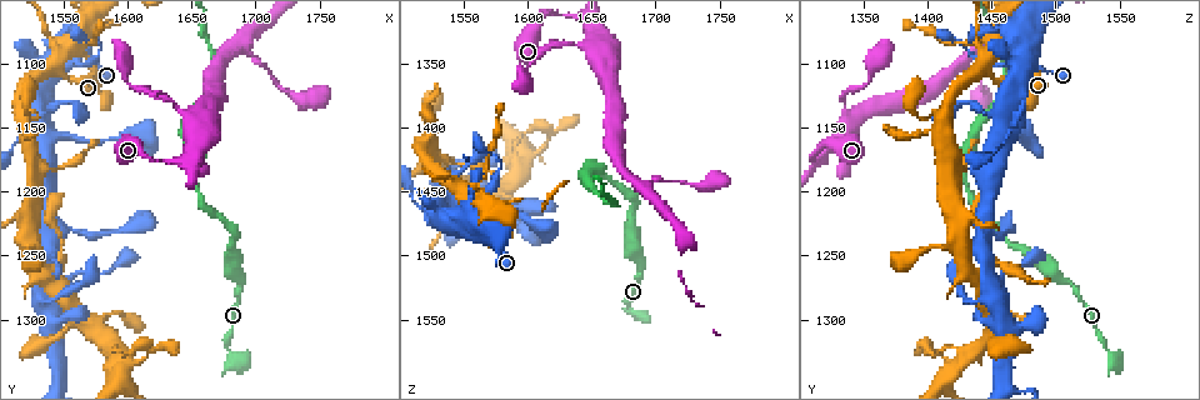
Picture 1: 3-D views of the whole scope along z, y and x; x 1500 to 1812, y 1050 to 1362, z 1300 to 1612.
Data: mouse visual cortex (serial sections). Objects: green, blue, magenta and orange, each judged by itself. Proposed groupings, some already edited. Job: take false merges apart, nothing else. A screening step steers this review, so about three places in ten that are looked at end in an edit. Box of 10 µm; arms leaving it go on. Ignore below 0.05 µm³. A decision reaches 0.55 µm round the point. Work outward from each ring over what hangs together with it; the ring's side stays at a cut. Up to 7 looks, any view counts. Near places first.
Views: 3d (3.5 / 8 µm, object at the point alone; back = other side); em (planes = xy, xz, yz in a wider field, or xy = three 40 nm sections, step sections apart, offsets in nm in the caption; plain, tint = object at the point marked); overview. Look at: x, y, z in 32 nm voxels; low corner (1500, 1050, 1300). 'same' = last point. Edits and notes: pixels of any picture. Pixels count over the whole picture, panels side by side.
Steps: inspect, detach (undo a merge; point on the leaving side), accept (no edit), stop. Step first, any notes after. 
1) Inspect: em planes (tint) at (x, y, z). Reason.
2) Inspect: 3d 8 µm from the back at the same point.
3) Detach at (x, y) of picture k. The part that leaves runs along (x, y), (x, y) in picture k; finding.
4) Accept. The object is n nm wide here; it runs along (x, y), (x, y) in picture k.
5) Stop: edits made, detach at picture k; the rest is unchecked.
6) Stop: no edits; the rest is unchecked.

Inspect: 3d 3.5 µm at (1678, 1326, 1540). Thin neck.

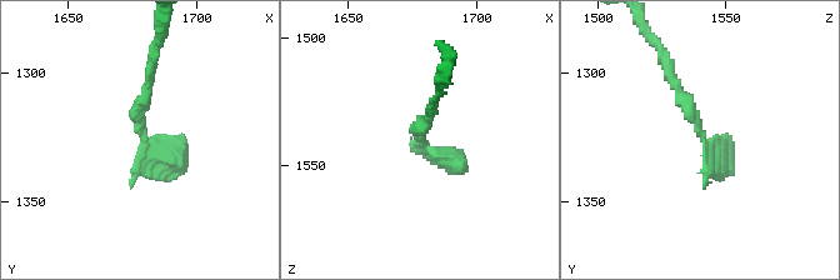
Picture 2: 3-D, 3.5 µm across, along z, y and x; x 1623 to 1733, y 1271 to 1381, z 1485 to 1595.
Inspect: em xy step 1 (tint) at (1679, 1325, 1540). Now the EM.

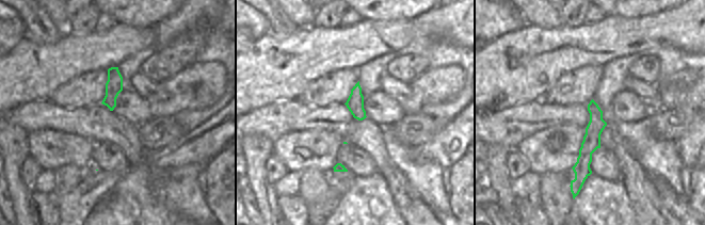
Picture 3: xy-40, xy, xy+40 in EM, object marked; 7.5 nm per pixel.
Accept. It runs along (669, 65), (701, 138), (730, 173) in picture 2; all the same cell.

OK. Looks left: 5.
Inspect: 3d 3.5 µm at (1682, 1084, 1440). Two arms in line, one across.

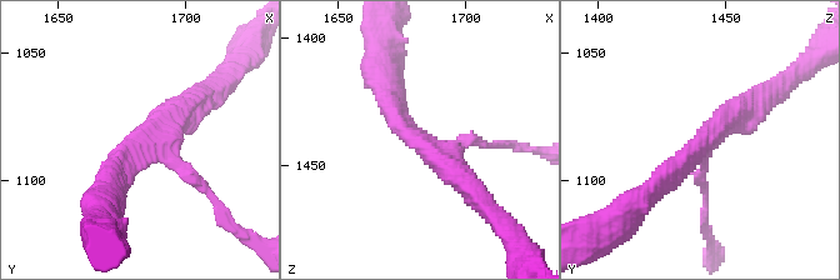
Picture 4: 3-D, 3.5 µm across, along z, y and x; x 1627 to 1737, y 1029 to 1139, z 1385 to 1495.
Inspect: em xy step 1 (tint) at (1682, 1085, 1441). Need the tissue.

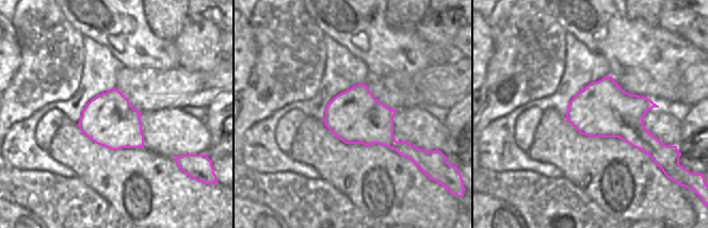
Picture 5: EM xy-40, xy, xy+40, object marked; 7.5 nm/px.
Accept. The arms are 150, 250, 300 nm wide; it runs along (385, 90), (401, 129), (474, 193) in picture 4; one cell here.

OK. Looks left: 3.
Inspect: 3d 3.5 µm from the back at (1526, 1128, 1478). Sudden change in width.

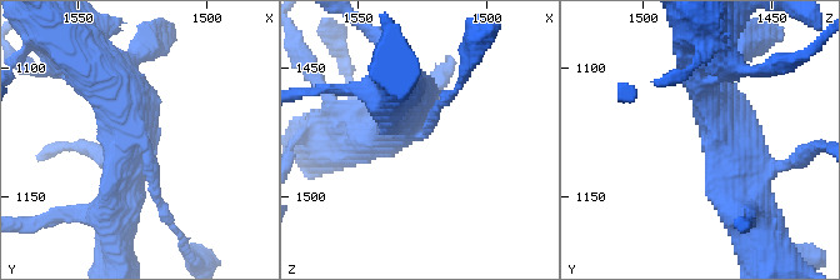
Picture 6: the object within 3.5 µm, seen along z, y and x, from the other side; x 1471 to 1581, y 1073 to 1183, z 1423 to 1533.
Inspect: em xy step 3 (tint) at (1525, 1125, 1476). 3 arms meet here; the arms are 200, 450, 500 nm wide.

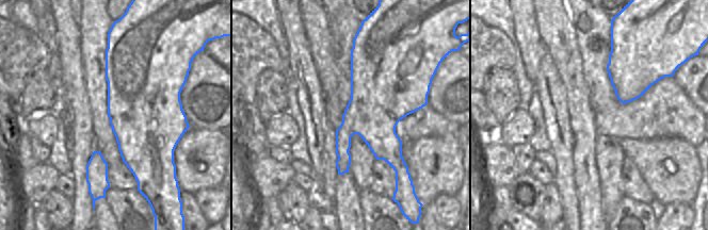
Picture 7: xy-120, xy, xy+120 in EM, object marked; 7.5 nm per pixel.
Inspect: em xy step 1 (tint) at the same point. Cut it another way.

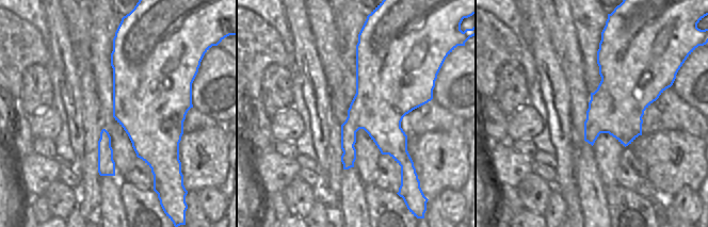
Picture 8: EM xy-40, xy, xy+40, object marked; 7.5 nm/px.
Accept. It runs along (96, 65), (150, 153), (161, 206) in picture 6; continuous, no second cell.

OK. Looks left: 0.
Stop: no edits; the rest is unchecked.

